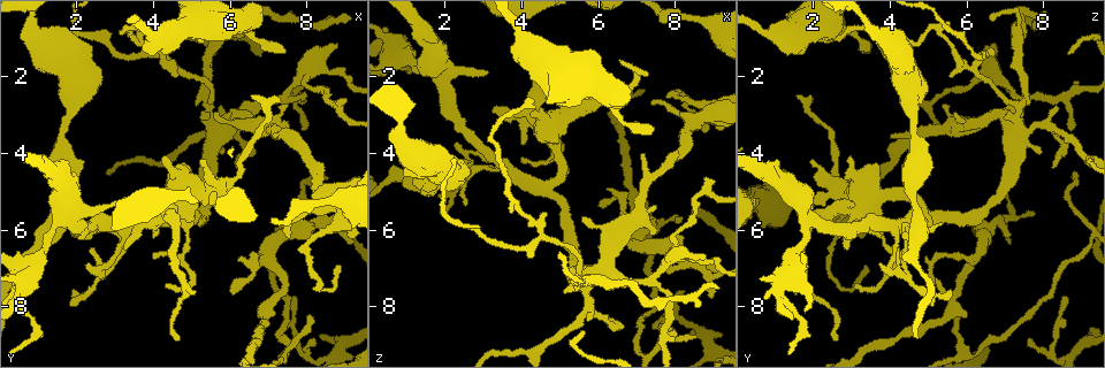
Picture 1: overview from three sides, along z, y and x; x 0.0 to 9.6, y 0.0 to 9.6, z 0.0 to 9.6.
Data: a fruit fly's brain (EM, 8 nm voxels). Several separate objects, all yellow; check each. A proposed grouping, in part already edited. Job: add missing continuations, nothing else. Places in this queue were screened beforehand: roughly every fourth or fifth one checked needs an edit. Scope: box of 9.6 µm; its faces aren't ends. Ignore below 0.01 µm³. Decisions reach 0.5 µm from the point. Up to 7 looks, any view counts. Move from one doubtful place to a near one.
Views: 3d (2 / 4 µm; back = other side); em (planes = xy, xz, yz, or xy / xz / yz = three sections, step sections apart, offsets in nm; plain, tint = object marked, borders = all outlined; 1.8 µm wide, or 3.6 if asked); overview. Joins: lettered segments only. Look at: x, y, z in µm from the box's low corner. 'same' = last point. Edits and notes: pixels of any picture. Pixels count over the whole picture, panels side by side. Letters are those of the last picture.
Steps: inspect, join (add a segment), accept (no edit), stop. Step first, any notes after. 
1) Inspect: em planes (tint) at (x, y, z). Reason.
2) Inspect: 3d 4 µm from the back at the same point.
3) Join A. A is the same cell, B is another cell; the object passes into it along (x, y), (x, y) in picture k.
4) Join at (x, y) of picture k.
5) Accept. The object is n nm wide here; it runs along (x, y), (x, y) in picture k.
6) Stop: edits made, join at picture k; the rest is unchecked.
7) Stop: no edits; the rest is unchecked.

Inspect: 3d 4 µm at (6.20, 6.70, 4.90). Free end.

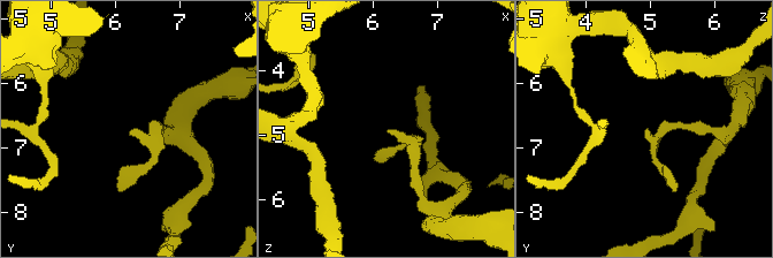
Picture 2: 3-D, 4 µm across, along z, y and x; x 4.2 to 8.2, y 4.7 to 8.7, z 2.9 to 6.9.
Inspect: em planes (borders) at (6.25, 6.80, 4.90). Shape alone is not enough.

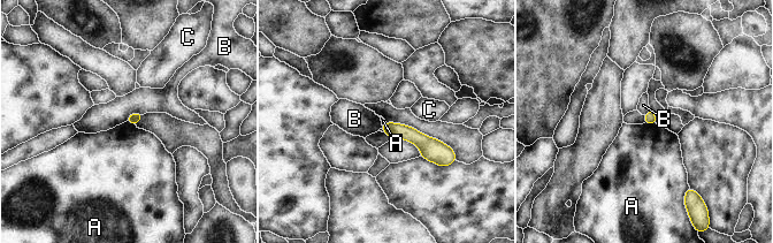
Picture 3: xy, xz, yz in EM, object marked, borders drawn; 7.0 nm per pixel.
Accept. A, B and C are other cells; a border runs along (644, 122), (656, 124) in picture 3; none of them fits.

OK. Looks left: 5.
Inspect: 3d 2 µm at (2.30, 6.90, 3.70). Thin end.

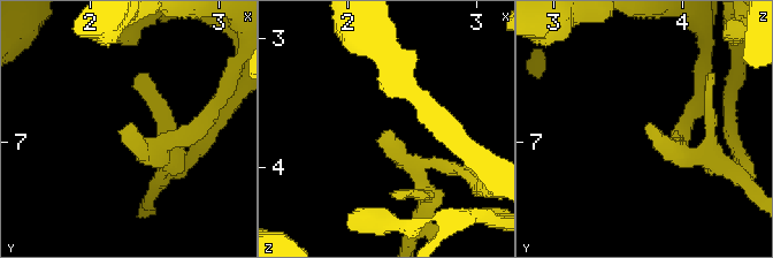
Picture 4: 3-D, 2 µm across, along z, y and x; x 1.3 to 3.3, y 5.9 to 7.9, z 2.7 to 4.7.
Inspect: em planes (borders) at (2.28, 6.90, 3.72).

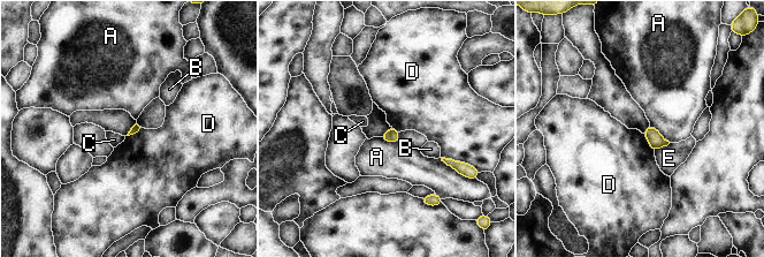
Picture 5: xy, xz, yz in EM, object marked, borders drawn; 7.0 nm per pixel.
Accept. A, B, C, D and E are other cells; none of them fits.

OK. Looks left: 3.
Inspect: em 3.6 µm xy step 8 (tint) at (4.35, 7.55, 3.10). Free end.

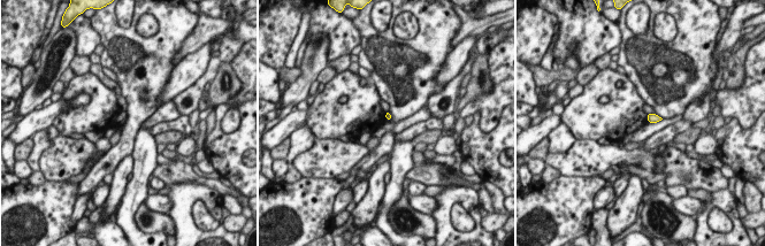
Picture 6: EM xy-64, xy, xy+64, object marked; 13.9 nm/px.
Inspect: em 3.6 µm planes (borders) at the same point.

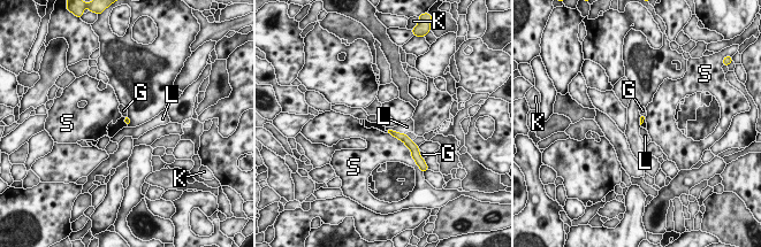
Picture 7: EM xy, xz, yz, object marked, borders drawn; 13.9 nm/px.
Accept. The longest contact is with S, 460 nm; G, K, L and S are other cells; no lettered segment goes on from it.

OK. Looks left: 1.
Stop: no edits; the rest is unchecked.

